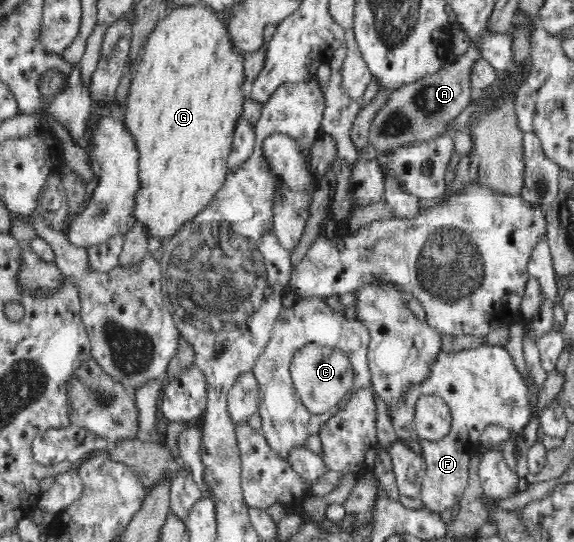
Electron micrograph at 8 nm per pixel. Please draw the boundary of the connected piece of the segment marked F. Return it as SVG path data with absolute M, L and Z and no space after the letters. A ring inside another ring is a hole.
M480 345L460 351L439 352L429 366L430 374L420 382L410 383L402 397L393 406L387 406L387 415L400 440L418 441L426 462L426 475L422 481L419 499L424 508L443 513L459 506L465 495L469 478L470 460L480 452L479 438L488 425L499 425L514 436L530 422L534 408L528 394L526 380L503 346ZM422 395L439 395L449 406L452 423L449 434L440 441L428 441L418 436L414 415Z

